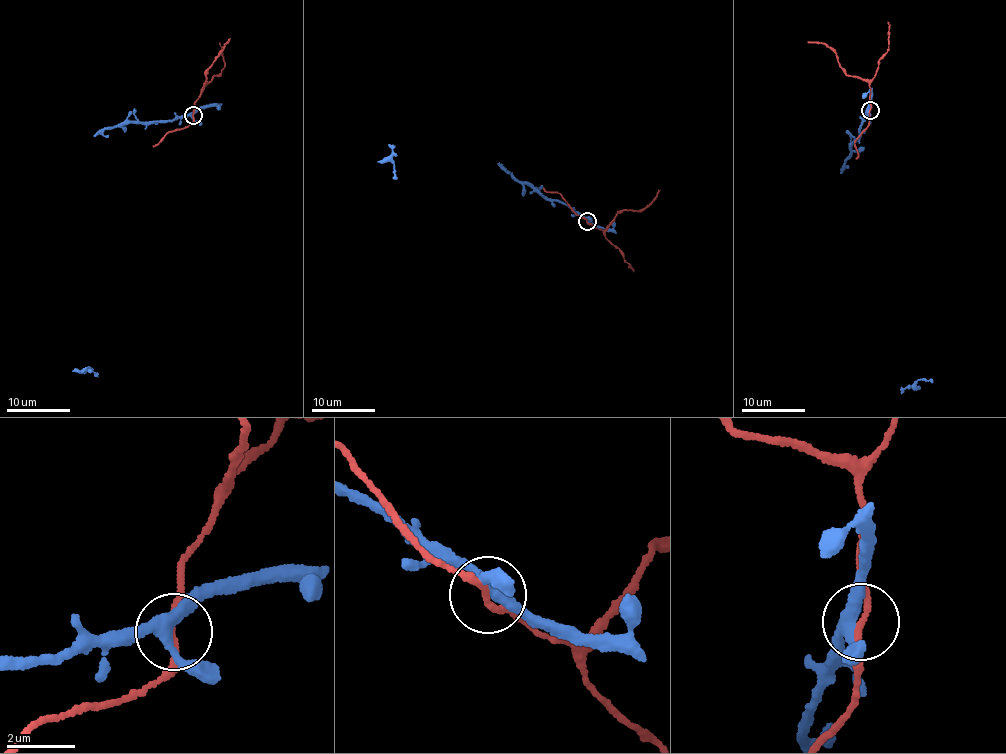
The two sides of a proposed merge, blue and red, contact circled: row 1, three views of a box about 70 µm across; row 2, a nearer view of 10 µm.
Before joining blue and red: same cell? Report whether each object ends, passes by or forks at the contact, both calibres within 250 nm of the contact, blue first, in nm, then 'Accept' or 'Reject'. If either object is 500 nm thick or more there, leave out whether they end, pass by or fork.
At the ring blue forks. At the ring red passes by. Thickness 320 nm (blue) against 170 nm. Accept

